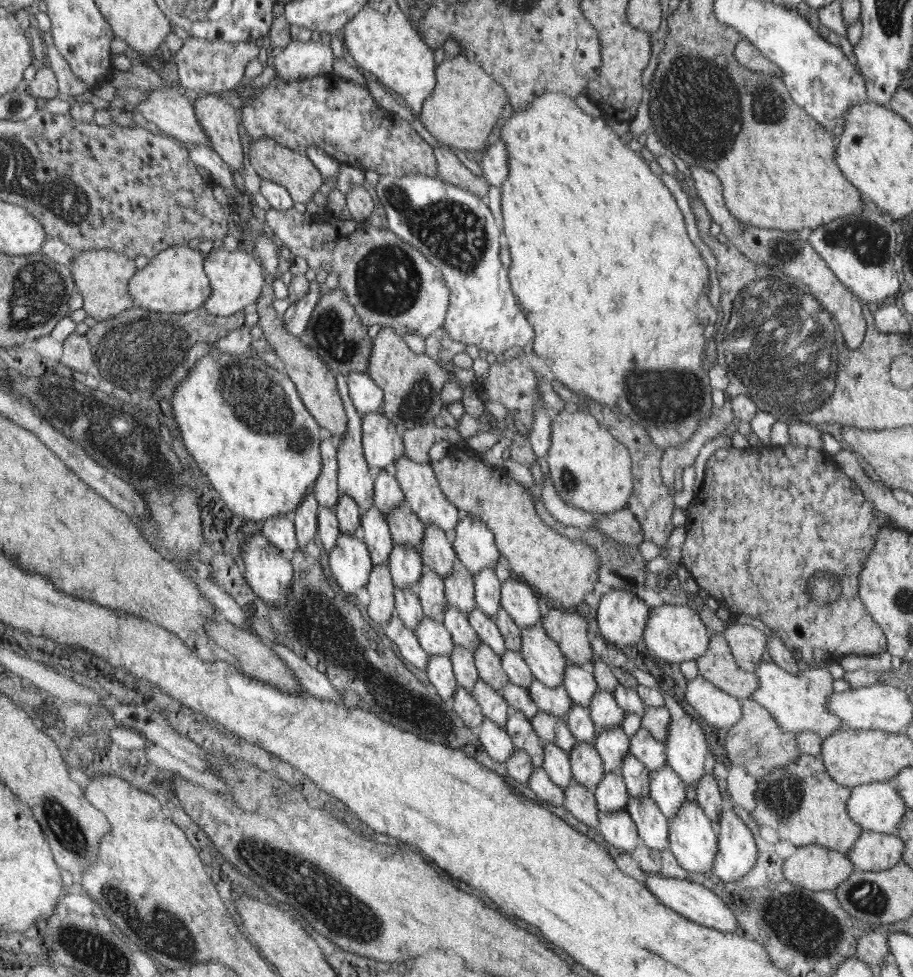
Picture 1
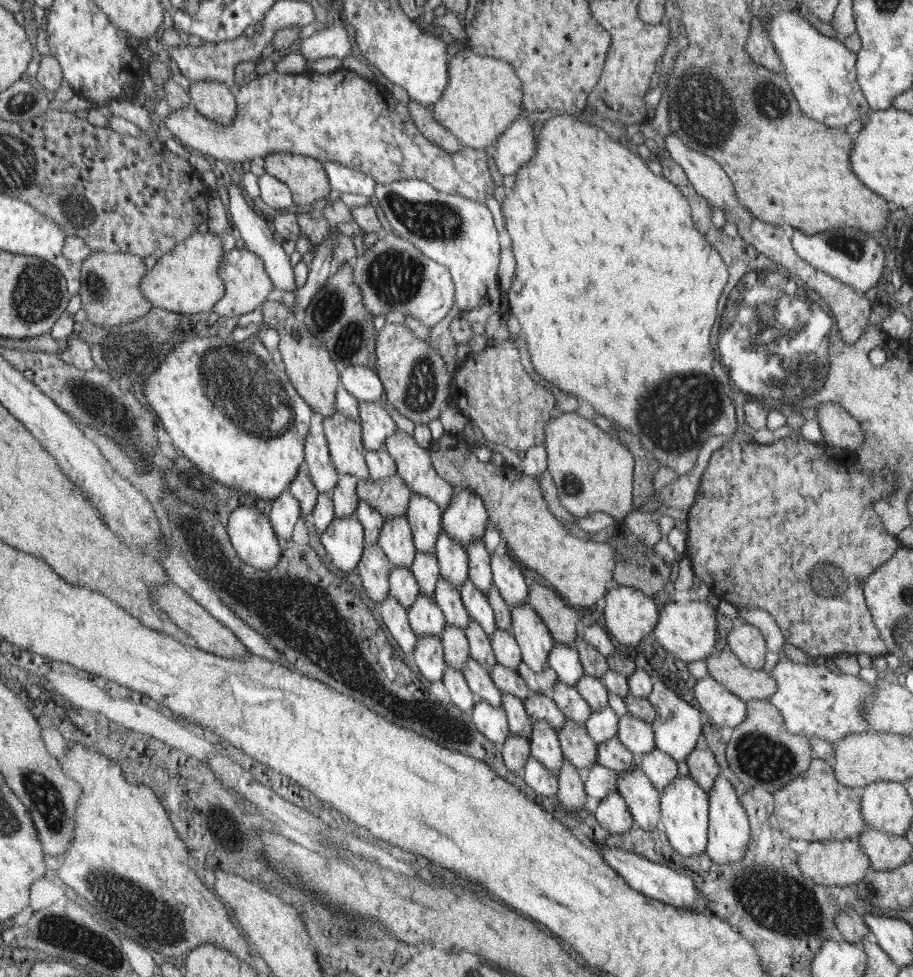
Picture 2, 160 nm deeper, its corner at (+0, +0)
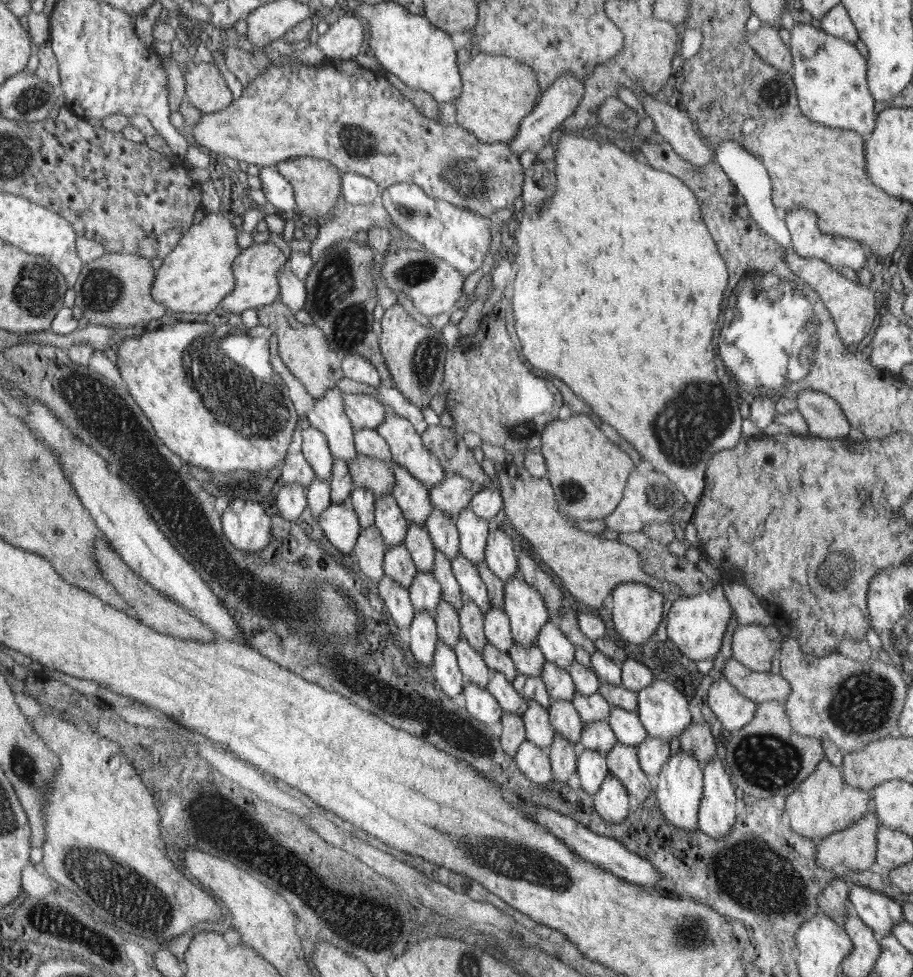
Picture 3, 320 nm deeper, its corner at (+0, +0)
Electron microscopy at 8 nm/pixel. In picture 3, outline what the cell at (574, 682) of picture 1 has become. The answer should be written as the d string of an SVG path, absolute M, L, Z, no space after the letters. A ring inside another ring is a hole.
M555 621L546 623L539 632L536 644L545 656L545 660L556 664L562 670L570 670L575 661L575 646L566 638Z

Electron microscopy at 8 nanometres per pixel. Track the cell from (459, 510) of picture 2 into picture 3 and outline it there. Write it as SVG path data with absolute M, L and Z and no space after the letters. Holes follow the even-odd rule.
M459 474L445 476L442 482L429 489L433 506L456 519L459 512L468 508L472 497L481 489L479 483L465 479Z

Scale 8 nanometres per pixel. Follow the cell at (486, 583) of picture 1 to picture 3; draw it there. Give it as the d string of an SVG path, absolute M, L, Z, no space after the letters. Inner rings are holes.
M466 508L459 512L455 524L460 538L460 553L478 568L480 562L486 562L486 543L491 532L489 520Z

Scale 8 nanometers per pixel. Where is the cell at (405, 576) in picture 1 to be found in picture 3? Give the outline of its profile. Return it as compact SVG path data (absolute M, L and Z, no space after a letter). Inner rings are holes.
M382 495L375 499L375 526L386 548L398 546L406 540L408 524L393 495Z

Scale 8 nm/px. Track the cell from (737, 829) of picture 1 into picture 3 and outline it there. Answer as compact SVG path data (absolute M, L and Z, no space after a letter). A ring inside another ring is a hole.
M712 755L704 767L704 786L700 799L698 826L708 836L724 836L735 825L736 792L720 758Z

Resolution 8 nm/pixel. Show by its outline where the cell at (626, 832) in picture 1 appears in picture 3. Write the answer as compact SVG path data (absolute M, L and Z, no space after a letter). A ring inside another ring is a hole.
M609 772L598 792L593 795L593 802L602 818L622 820L630 810L628 795L629 792L618 777Z

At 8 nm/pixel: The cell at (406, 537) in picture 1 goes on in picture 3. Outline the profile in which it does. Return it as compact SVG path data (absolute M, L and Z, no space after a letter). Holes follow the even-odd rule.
M360 453L352 461L347 462L354 487L366 487L370 489L375 498L382 495L392 495L394 475L390 463Z

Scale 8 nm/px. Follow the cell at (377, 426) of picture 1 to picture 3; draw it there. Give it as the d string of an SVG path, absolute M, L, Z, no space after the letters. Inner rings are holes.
M343 394L343 403L346 414L351 420L352 428L357 431L361 428L376 429L386 419L386 407L375 397L368 394Z

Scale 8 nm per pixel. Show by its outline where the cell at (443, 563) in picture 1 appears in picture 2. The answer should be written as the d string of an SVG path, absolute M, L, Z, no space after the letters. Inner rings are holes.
M411 492L405 516L418 552L436 554L436 540L442 532L442 509L429 498Z

